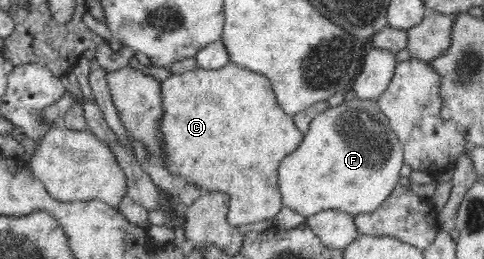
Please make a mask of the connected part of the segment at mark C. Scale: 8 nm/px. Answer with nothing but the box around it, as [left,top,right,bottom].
[155,62,303,227]

